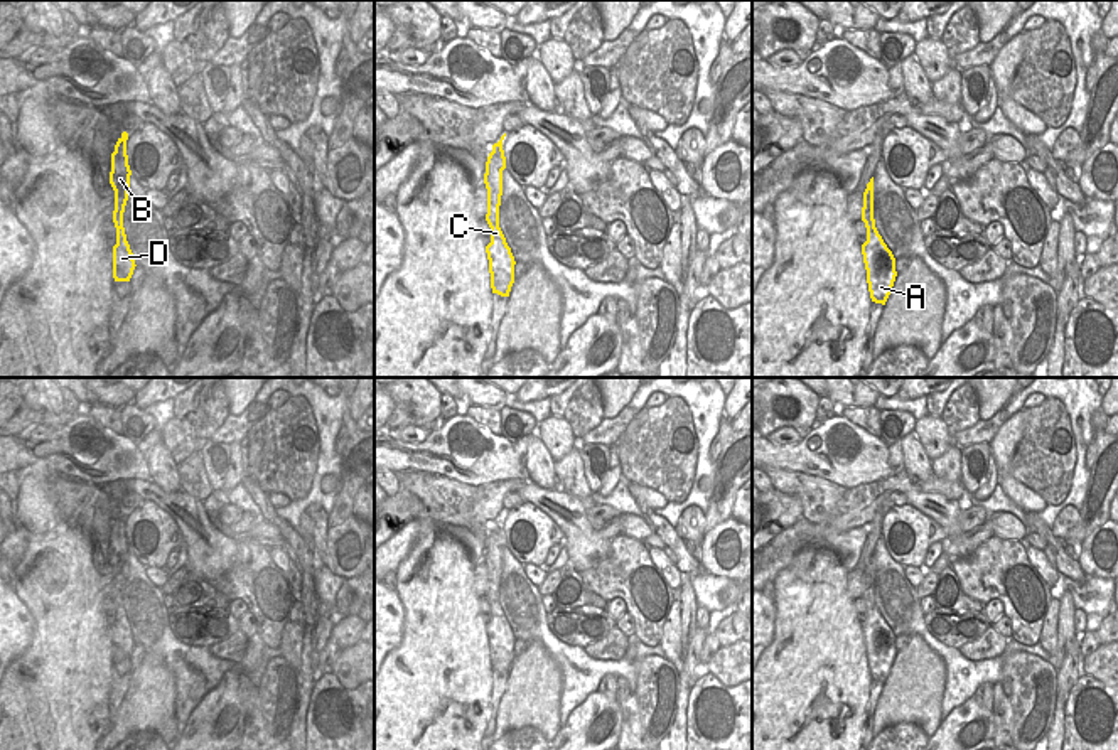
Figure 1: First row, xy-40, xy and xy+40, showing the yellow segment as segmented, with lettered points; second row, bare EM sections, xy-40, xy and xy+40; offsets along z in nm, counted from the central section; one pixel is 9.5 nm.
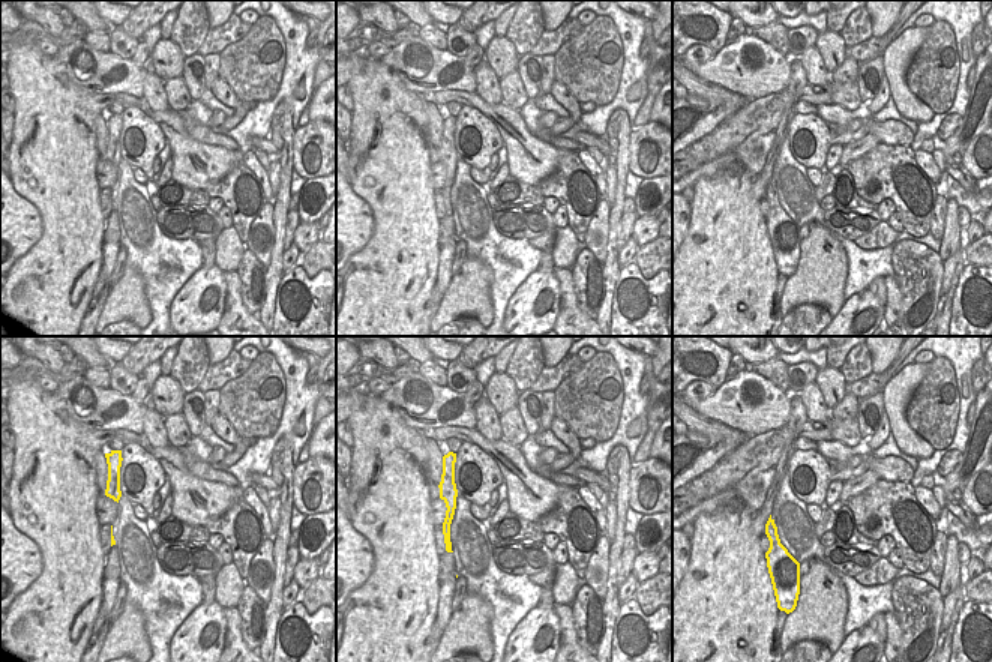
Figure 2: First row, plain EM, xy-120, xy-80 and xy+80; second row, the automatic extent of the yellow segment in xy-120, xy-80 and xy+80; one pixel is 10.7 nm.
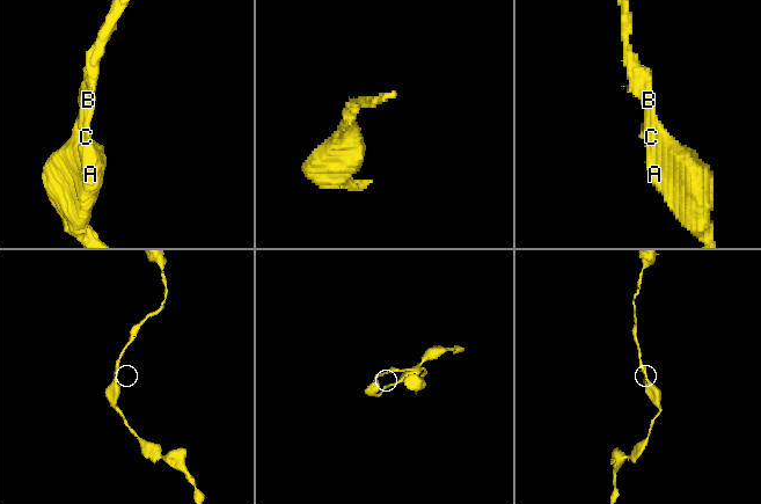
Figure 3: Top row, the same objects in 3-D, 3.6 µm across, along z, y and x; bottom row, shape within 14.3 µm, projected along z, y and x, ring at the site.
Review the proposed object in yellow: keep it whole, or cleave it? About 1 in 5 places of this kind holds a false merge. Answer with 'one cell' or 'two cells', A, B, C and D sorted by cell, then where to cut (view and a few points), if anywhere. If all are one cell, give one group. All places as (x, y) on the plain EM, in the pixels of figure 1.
one cell; A B C D; no cut

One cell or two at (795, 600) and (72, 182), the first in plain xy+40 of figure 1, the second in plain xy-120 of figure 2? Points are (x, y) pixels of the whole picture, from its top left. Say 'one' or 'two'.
one

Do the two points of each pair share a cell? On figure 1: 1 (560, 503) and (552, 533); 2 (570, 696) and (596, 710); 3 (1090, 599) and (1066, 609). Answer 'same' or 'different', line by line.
1: different
2: different
3: different

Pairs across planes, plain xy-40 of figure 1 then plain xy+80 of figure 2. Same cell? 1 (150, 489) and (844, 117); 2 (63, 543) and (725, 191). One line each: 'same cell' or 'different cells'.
1: same cell
2: same cell

